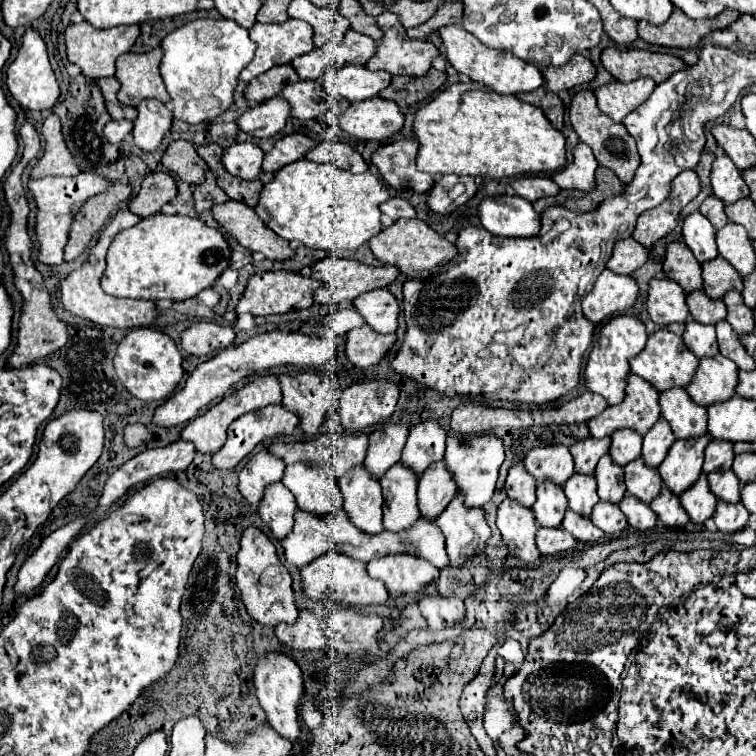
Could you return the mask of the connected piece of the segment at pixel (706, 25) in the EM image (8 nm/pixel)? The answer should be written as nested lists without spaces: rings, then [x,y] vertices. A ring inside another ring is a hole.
[[[674,10],[670,20],[652,26],[648,22],[638,22],[638,36],[646,40],[648,44],[658,44],[658,46],[668,46],[668,48],[696,48],[700,42],[712,34],[714,30],[724,30],[732,22],[736,22],[740,14],[736,10],[724,10],[718,18],[712,18],[708,22],[696,22],[688,18],[682,10]]]

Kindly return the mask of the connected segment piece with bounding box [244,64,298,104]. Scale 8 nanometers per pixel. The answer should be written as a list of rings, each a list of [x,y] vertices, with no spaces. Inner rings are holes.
[[[290,64],[276,66],[276,68],[272,68],[272,70],[268,70],[266,74],[256,76],[256,78],[248,84],[244,96],[246,96],[246,100],[252,100],[252,102],[256,102],[256,104],[262,104],[264,100],[282,96],[284,86],[288,86],[288,84],[292,84],[292,82],[296,82],[296,80],[298,80],[298,74],[296,74],[294,66],[290,66]]]

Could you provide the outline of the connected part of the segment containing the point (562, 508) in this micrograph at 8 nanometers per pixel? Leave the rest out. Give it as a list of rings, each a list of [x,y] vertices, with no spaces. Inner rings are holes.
[[[540,482],[536,488],[536,496],[538,500],[532,506],[536,522],[544,528],[560,528],[568,506],[564,488],[552,482]]]

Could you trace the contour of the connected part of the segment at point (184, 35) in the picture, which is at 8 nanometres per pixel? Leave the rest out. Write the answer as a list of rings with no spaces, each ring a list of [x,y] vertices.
[[[220,18],[220,20],[188,22],[186,26],[174,30],[172,34],[168,34],[162,40],[162,50],[164,50],[164,58],[160,64],[160,74],[164,78],[168,94],[172,98],[174,118],[184,120],[186,124],[204,124],[204,122],[210,122],[216,116],[224,114],[234,104],[238,76],[248,66],[248,62],[252,62],[252,58],[256,54],[256,44],[250,40],[246,28],[238,26],[232,20]]]

